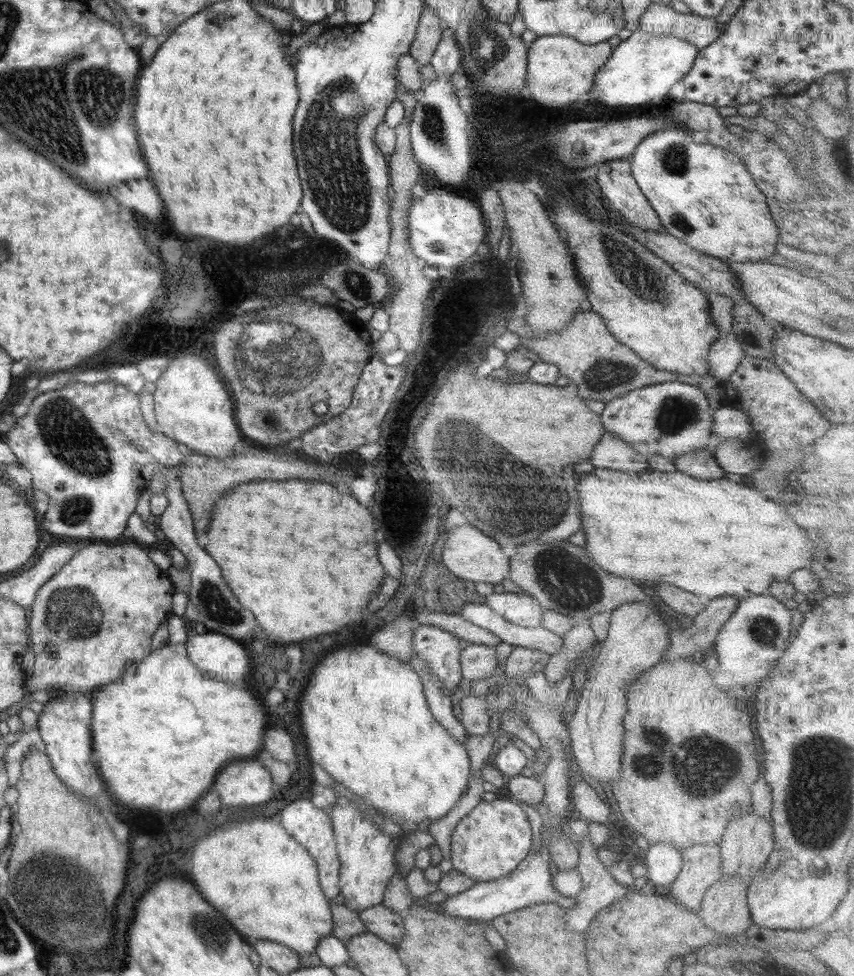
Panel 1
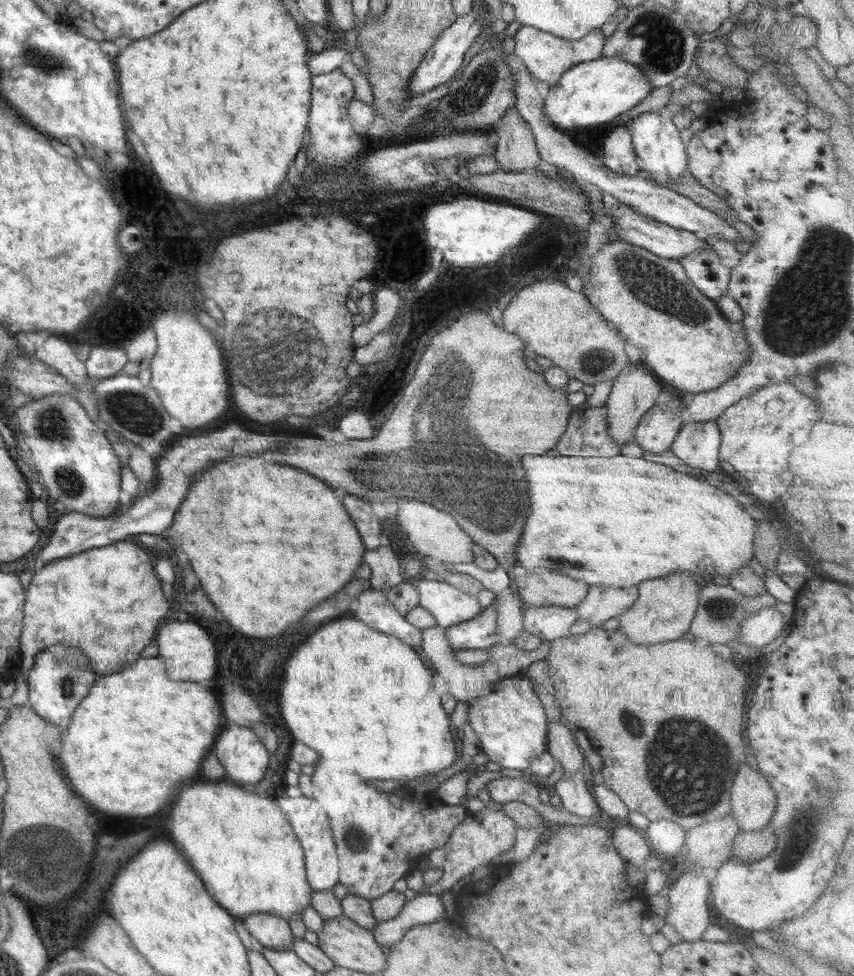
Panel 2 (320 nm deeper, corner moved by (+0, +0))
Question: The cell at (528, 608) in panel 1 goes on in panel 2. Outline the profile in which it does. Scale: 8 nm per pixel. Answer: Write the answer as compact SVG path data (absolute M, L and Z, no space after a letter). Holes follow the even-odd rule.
M530 606L523 613L523 629L544 641L566 637L570 626L578 622L577 606L566 608L561 606Z

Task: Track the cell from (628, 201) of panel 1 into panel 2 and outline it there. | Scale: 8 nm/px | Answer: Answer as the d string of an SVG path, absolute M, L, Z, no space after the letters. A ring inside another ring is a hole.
M629 127L614 128L604 141L603 152L603 164L610 170L628 176L640 175Z

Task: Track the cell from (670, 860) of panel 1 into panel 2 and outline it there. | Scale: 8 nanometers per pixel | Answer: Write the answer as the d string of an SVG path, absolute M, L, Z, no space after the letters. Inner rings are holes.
M651 822L644 830L644 835L652 852L664 857L669 865L678 859L684 850L686 831L674 822Z

